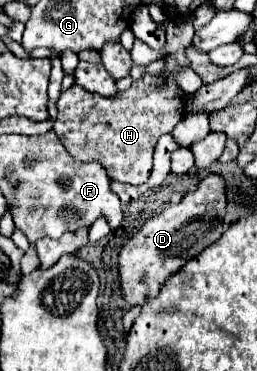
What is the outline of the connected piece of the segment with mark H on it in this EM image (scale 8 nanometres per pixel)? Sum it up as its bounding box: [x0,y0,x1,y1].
[52,50,188,184]

